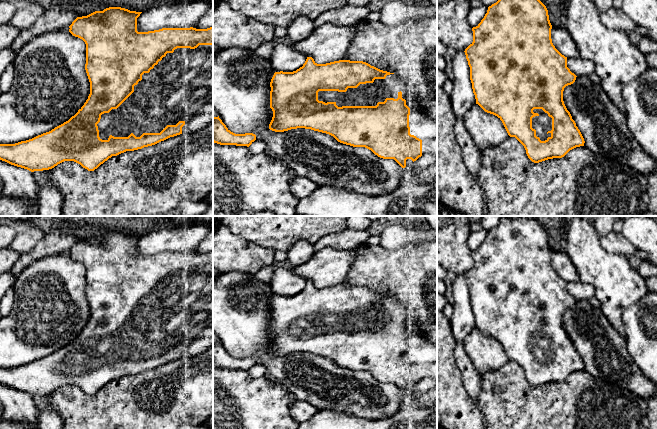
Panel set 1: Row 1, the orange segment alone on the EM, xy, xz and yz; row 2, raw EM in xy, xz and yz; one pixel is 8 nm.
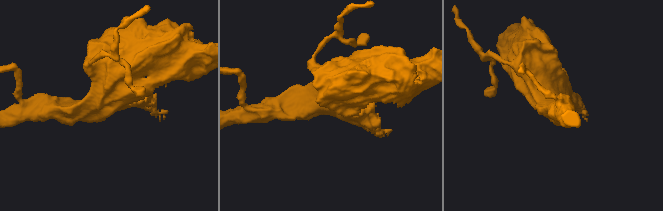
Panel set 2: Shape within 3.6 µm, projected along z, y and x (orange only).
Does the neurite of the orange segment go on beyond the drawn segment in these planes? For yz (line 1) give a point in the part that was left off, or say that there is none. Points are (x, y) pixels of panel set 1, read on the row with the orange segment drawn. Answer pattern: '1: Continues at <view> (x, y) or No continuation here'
1: Continues at yz (542, 124)

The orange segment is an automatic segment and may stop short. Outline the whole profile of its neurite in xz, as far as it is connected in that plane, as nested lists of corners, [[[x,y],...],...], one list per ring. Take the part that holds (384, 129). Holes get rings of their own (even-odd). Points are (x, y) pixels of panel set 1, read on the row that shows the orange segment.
[[[307,57],[302,67],[293,72],[275,72],[270,82],[270,108],[273,117],[269,129],[284,132],[305,128],[333,136],[338,142],[365,147],[383,159],[394,159],[402,168],[409,167],[424,154],[437,156],[437,122],[428,117],[417,99],[409,97],[405,83],[394,74],[363,61],[339,60],[317,64]]]

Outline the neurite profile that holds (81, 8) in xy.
[[[28,0],[29,2],[42,3],[45,8],[59,8],[66,11],[73,11],[77,17],[87,16],[95,11],[103,11],[109,7],[121,7],[130,11],[144,12],[156,5],[161,4],[164,1],[180,1],[180,0]]]

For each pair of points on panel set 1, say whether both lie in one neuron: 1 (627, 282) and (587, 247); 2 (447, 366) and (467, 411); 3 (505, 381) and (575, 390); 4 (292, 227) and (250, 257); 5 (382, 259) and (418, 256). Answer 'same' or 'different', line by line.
1: same
2: same
3: same
4: different
5: same

